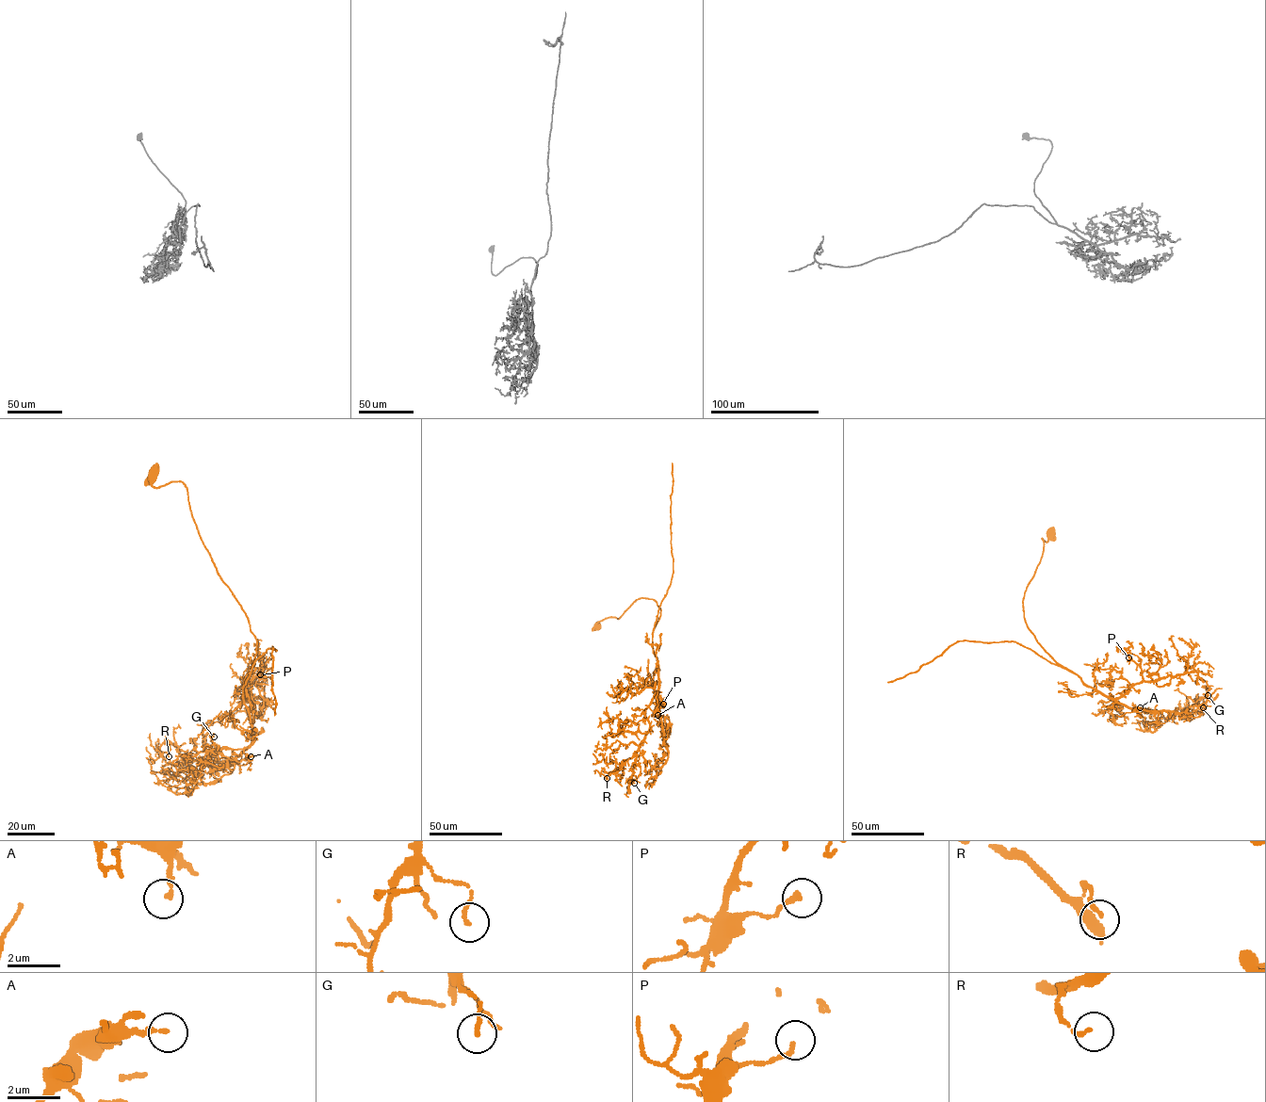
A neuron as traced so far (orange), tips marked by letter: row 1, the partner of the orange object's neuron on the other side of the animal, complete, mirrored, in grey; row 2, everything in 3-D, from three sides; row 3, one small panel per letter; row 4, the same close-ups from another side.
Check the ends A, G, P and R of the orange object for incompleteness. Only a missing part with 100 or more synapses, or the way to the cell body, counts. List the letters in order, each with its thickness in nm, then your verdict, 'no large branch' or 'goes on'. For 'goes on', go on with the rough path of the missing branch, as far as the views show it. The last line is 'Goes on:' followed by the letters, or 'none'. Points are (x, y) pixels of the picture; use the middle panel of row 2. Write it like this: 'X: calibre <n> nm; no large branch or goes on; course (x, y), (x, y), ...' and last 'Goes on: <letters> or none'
A: calibre 180 nm; no large branch
G: calibre 140 nm; no large branch
P: calibre 160 nm; no large branch
R: calibre 140 nm; no large branch
Goes on: none

